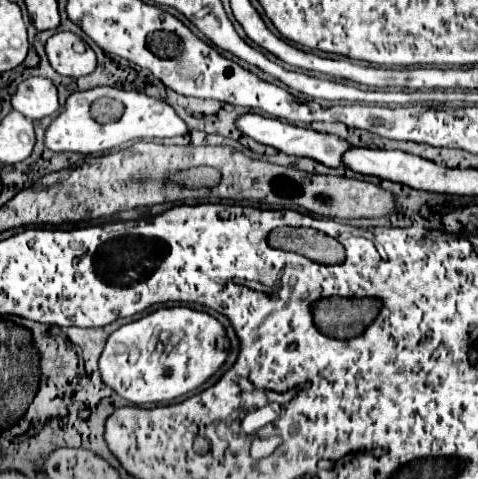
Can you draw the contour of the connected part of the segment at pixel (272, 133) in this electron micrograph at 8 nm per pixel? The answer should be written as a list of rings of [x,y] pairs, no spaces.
[[[244,114],[236,120],[236,128],[260,142],[260,144],[266,144],[266,146],[272,146],[276,148],[278,152],[284,152],[284,154],[290,154],[290,156],[308,156],[312,160],[318,160],[322,162],[324,166],[330,166],[330,168],[338,168],[340,166],[340,156],[344,154],[344,148],[350,148],[350,144],[338,136],[330,136],[330,134],[320,134],[320,132],[312,132],[312,130],[306,130],[306,128],[298,128],[298,126],[292,126],[288,122],[280,122],[276,118],[266,118],[266,116],[260,116],[260,114]]]

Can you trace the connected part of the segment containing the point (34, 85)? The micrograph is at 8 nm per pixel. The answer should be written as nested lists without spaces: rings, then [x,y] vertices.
[[[28,78],[18,84],[12,108],[30,120],[40,120],[58,110],[58,92],[48,78]]]

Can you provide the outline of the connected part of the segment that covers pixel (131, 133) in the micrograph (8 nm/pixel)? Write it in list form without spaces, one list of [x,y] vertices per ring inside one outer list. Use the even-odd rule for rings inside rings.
[[[92,88],[86,92],[74,92],[64,106],[64,112],[52,120],[44,134],[44,146],[50,152],[80,152],[98,154],[118,148],[132,140],[152,140],[152,138],[172,138],[186,134],[186,124],[176,116],[174,108],[162,100],[150,98],[142,92],[124,92],[118,88]],[[92,104],[104,108],[104,116],[90,114]],[[116,104],[122,106],[120,116],[116,116]]]

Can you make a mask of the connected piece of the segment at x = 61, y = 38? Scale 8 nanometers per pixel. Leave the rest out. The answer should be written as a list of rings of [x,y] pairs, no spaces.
[[[56,32],[46,42],[46,54],[48,54],[50,66],[58,74],[70,76],[70,78],[78,78],[78,76],[88,76],[88,74],[94,72],[96,54],[87,45],[86,52],[79,54],[80,52],[75,47],[81,41],[84,42],[72,32]]]

